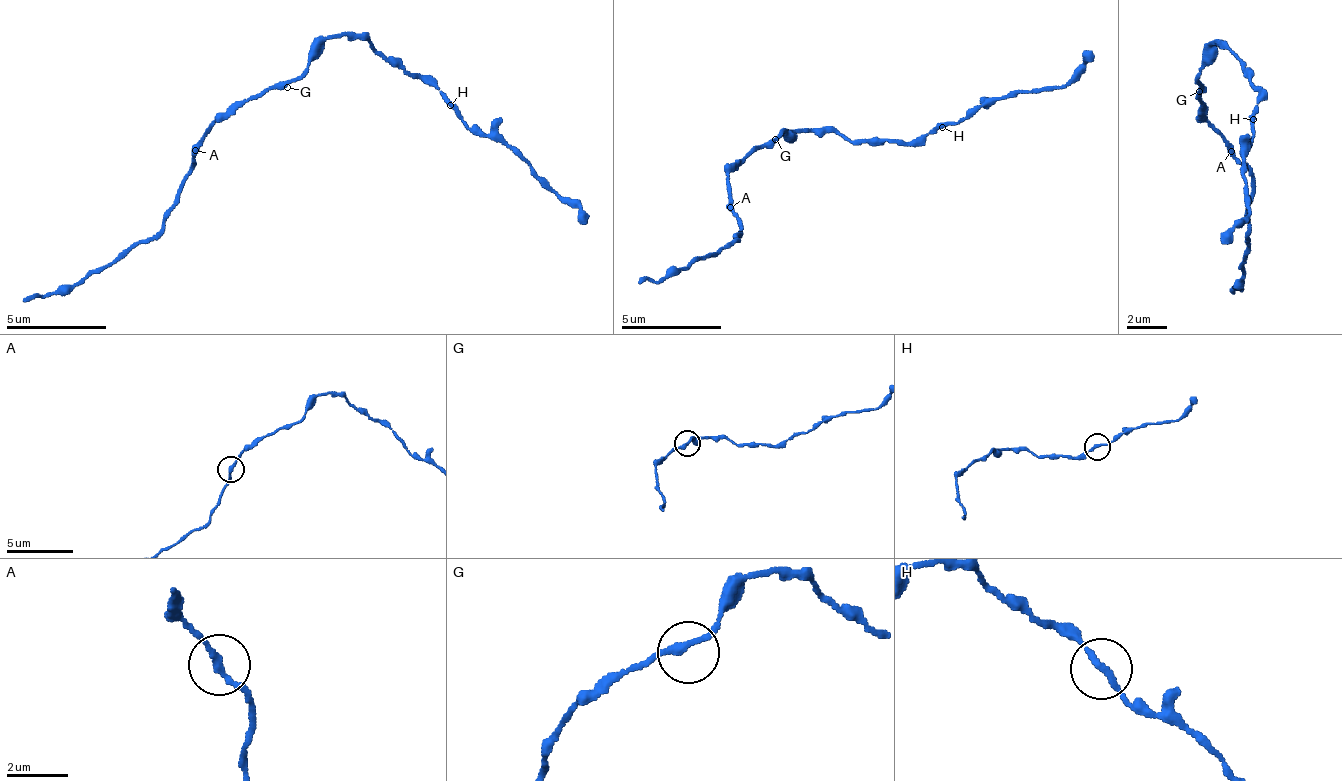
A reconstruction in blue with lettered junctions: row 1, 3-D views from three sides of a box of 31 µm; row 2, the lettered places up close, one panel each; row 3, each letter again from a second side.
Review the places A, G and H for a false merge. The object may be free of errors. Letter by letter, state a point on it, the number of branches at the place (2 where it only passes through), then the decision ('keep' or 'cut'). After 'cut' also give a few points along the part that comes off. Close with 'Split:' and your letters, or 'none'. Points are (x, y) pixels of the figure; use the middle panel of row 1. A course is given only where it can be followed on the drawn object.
A: at (730, 207); 2 branches meet; keep
G: at (775, 139); 2 branches meet; keep
H: at (942, 127); 2 branches meet; keep
Split: none

